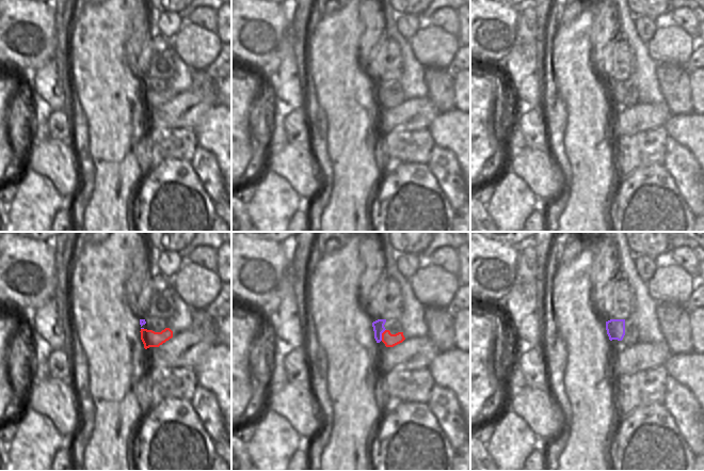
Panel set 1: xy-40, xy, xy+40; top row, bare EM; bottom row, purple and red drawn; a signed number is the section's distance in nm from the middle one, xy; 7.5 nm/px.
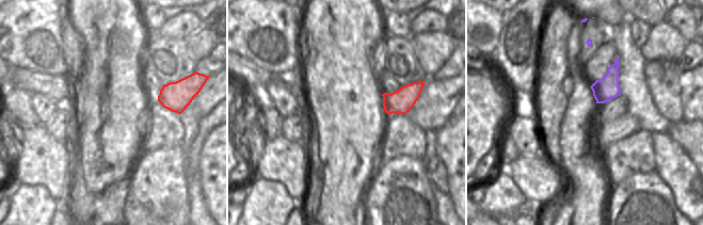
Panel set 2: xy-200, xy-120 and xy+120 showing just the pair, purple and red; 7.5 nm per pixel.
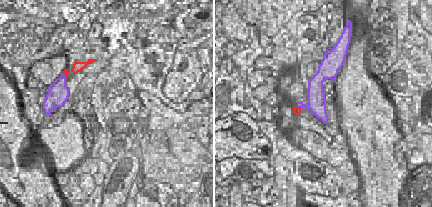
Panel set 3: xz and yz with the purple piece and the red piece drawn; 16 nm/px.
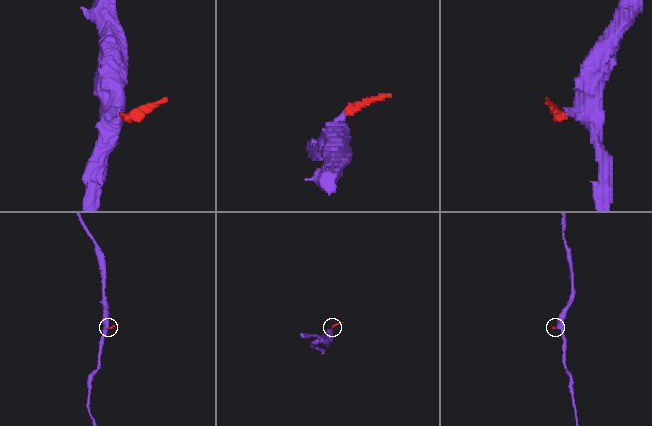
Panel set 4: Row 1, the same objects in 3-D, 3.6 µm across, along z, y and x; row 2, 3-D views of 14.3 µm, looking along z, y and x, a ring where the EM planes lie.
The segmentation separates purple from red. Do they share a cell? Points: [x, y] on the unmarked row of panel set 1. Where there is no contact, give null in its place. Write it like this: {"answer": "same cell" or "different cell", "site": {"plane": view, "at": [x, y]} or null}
{"answer": "same cell", "site": {"plane": "xy", "at": [381, 95]}}

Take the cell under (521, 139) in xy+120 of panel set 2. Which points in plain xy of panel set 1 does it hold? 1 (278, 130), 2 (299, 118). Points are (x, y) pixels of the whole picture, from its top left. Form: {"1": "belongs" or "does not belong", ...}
{"1": "does not belong", "2": "belongs"}

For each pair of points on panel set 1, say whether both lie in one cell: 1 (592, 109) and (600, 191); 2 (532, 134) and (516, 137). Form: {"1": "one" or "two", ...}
{"1": "one", "2": "two"}

